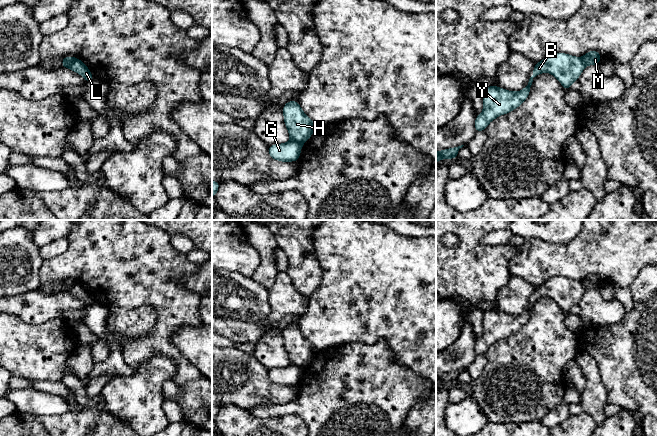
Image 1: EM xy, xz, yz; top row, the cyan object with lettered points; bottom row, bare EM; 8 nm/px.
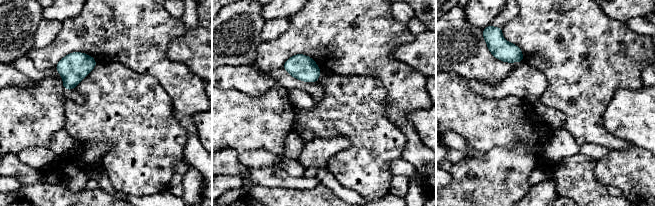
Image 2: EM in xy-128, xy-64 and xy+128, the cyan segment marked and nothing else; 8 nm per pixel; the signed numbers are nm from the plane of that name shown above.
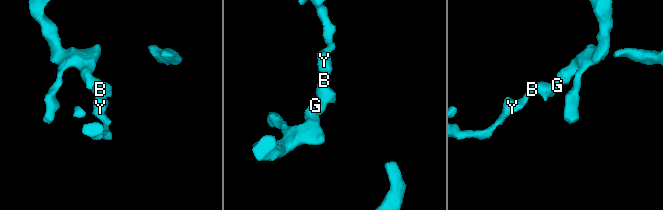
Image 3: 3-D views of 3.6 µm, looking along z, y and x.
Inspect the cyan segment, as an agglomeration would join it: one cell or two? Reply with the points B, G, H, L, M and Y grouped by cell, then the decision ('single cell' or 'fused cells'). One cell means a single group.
B H L Y / G M | fused cells

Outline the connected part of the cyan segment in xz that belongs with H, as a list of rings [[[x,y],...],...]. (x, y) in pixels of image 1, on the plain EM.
[[[297,325],[287,326],[282,335],[291,364],[302,370],[318,352],[318,349],[302,335]]]

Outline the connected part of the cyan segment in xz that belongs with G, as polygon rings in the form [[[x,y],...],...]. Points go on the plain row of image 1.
[[[288,365],[283,368],[269,370],[269,380],[277,385],[297,385],[301,377],[301,369],[295,365]]]

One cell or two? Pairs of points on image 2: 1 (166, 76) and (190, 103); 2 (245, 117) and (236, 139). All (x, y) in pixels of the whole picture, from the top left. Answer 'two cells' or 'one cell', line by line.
1: one cell
2: one cell

